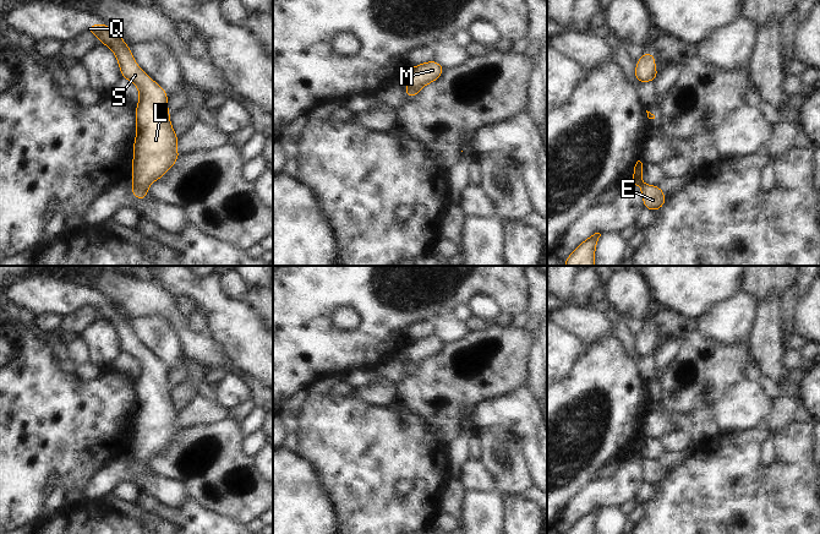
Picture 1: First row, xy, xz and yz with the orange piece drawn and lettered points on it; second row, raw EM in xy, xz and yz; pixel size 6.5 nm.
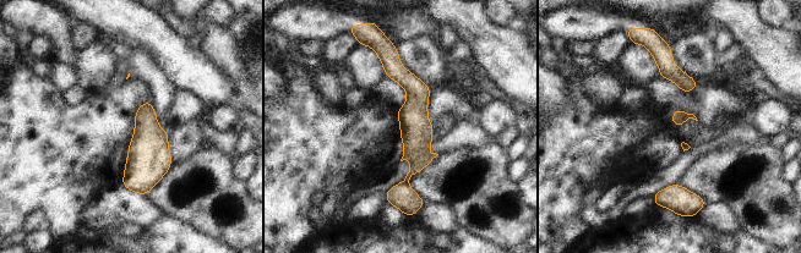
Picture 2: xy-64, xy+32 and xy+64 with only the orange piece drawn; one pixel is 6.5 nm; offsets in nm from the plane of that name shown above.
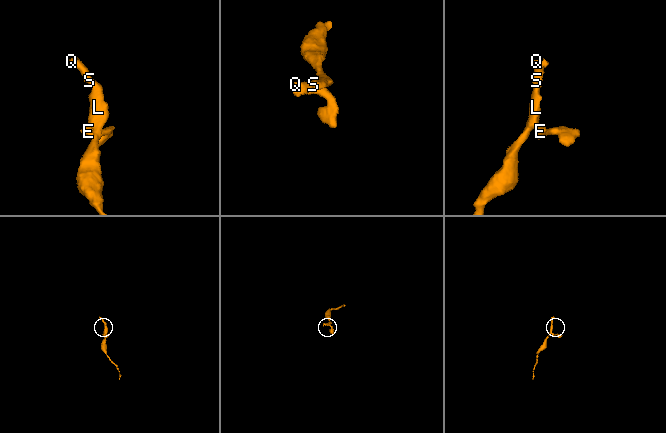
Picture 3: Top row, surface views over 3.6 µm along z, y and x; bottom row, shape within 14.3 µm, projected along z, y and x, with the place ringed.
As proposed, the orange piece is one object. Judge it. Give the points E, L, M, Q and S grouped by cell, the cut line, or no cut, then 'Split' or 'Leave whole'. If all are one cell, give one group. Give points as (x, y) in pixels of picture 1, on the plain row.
Groups: E / L M Q S. Split along xy (132, 458), (146, 464). Split

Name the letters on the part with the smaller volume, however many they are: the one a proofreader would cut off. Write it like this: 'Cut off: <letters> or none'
Cut off: E

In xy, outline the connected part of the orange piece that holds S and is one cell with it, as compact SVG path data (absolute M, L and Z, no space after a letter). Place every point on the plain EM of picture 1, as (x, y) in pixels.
M89 299L87 300L87 306L94 307L99 317L114 325L121 344L121 352L132 355L141 367L135 387L137 408L133 418L132 459L147 464L153 456L160 453L171 443L175 435L181 430L175 423L179 413L170 399L170 389L166 380L168 370L163 361L158 360L138 342L129 320L108 299Z

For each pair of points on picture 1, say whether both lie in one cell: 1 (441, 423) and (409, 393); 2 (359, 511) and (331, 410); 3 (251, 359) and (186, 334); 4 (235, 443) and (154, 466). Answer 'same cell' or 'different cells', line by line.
1: same cell
2: same cell
3: different cells
4: same cell

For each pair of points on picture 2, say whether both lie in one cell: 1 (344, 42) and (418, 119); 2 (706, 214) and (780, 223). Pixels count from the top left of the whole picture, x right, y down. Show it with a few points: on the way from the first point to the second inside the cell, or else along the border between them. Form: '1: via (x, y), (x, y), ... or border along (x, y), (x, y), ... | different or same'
1: border along (330, 40), (339, 34), (352, 33), (359, 43) | different
2: border along (709, 202), (724, 203), (741, 230) | different

